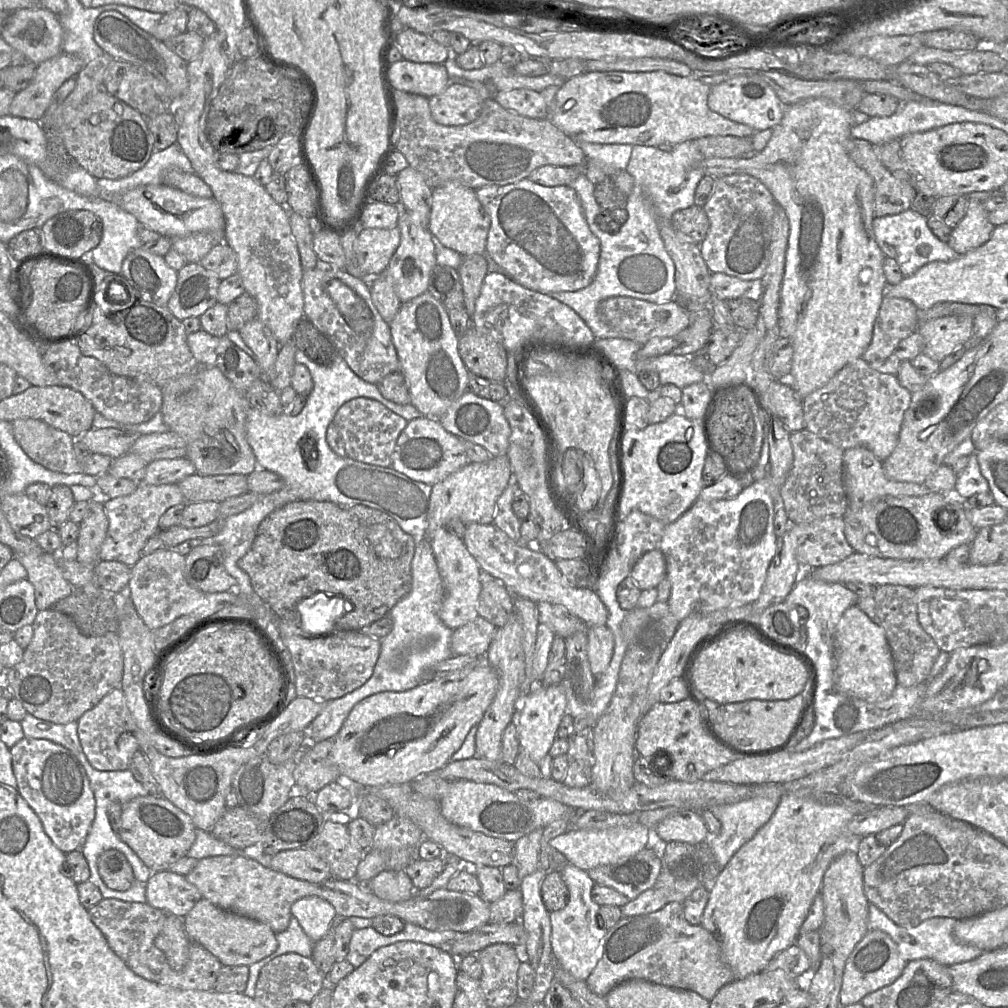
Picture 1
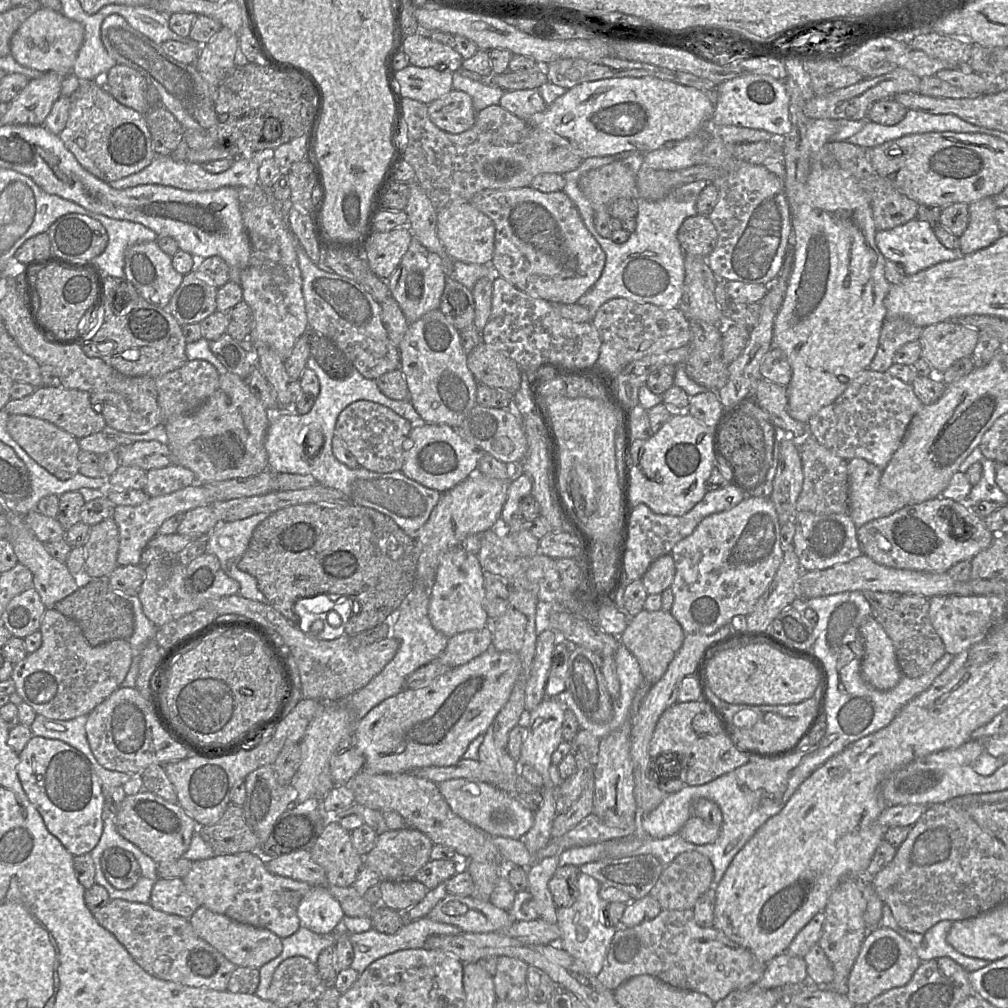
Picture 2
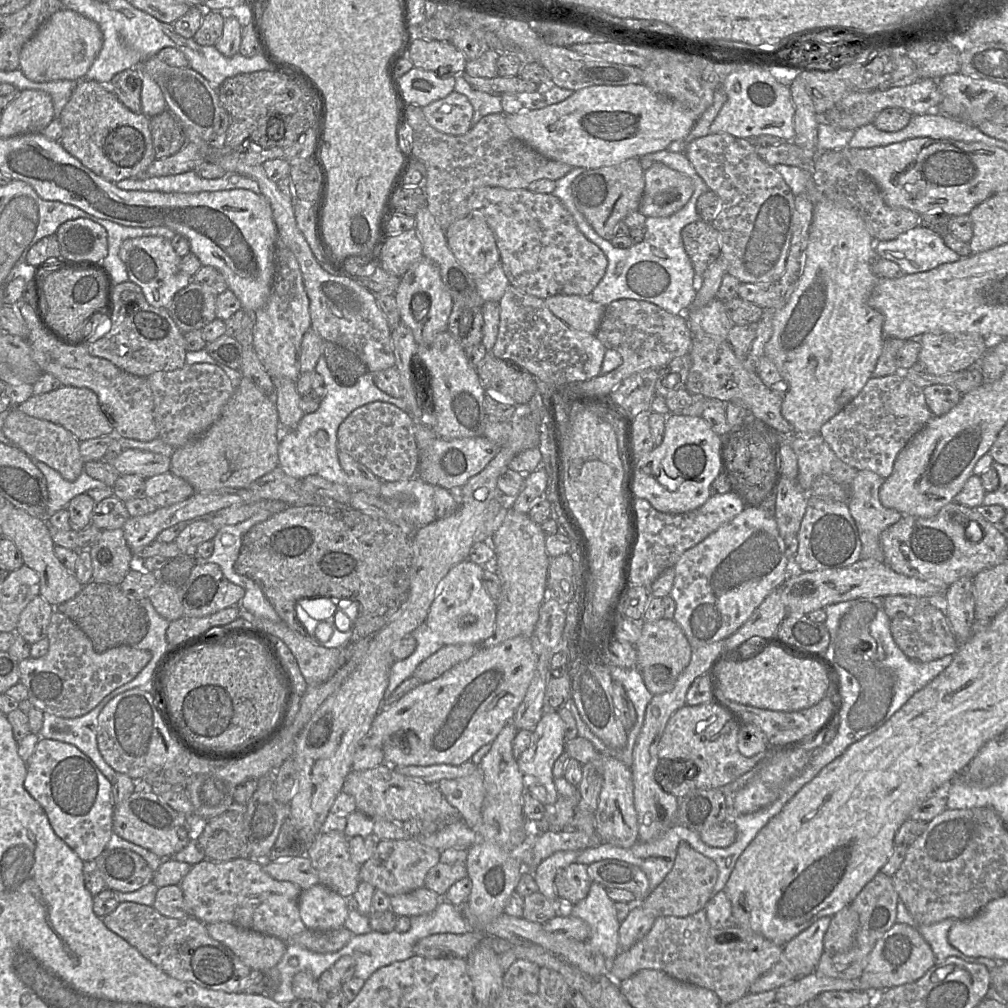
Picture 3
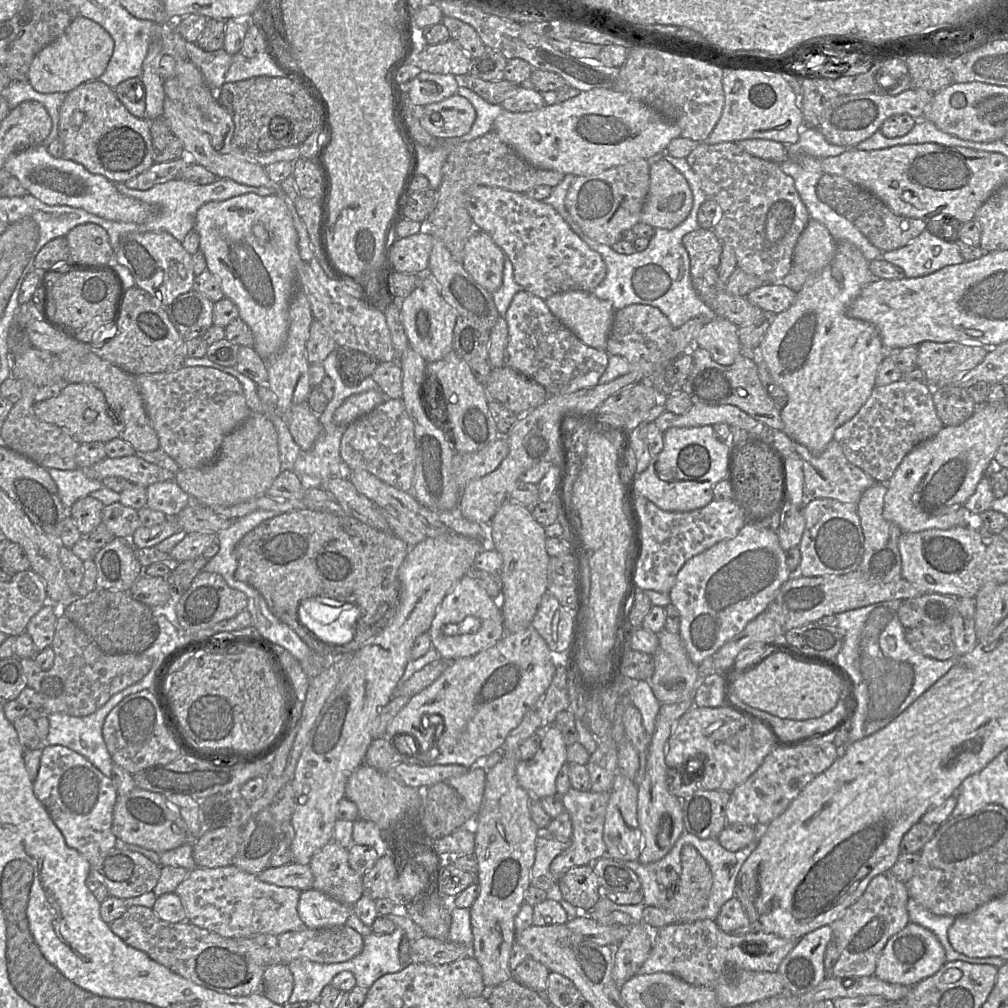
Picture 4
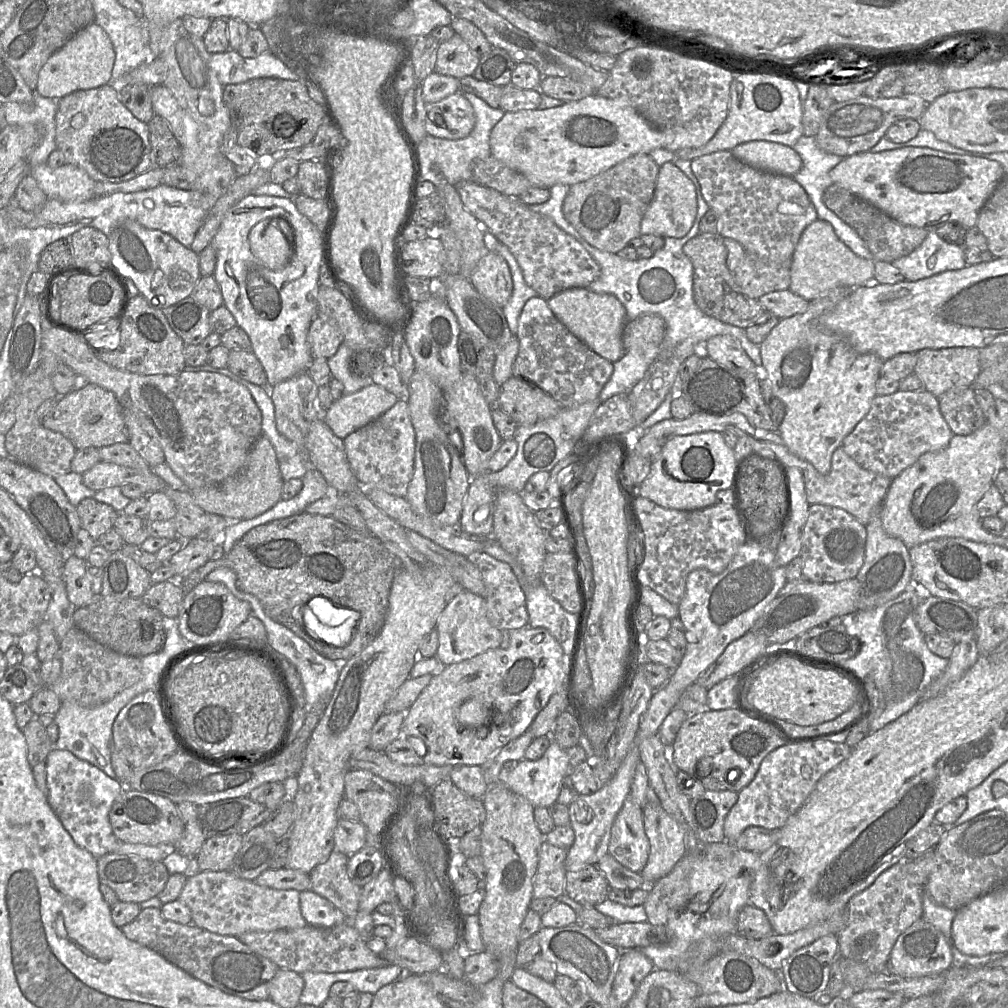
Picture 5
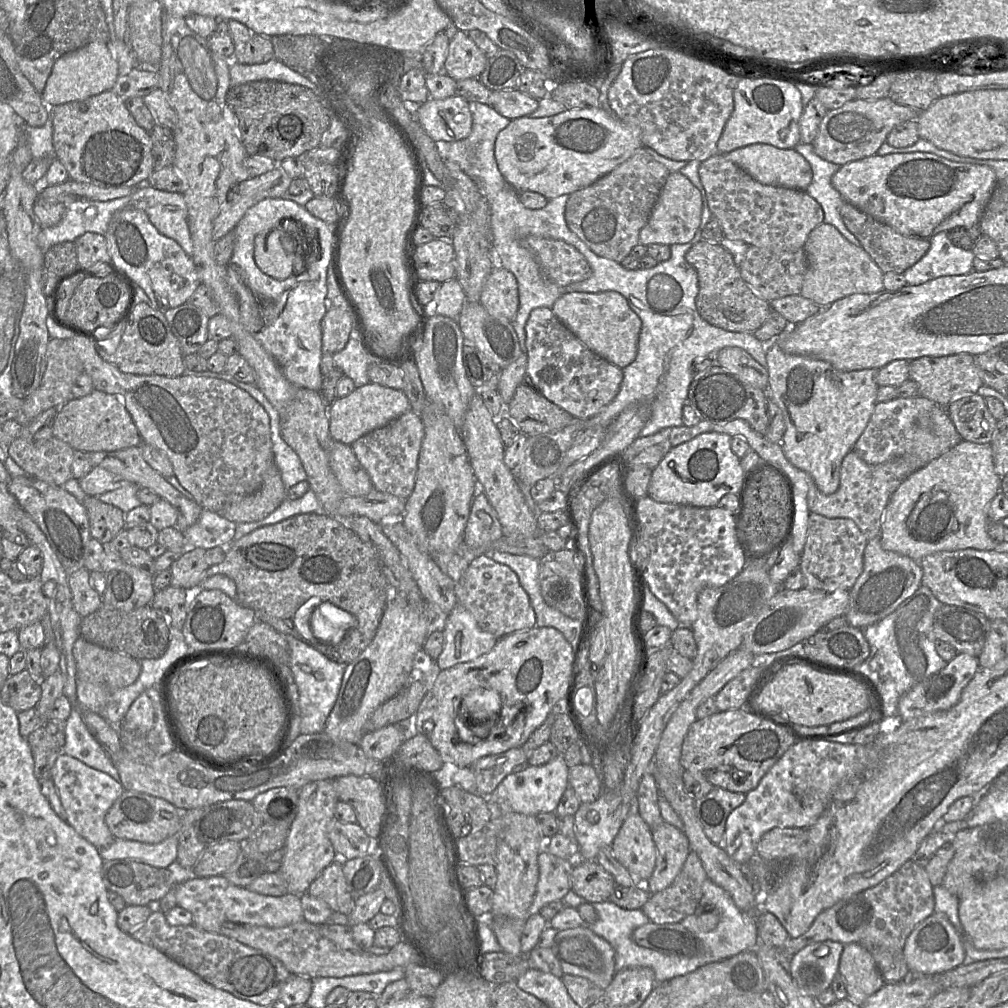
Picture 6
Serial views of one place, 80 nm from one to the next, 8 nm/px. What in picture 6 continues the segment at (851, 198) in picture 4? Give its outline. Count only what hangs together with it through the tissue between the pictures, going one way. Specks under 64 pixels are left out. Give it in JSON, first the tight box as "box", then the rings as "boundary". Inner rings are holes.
{"box":[840,201,930,274],"boundary":[[[847,201],[842,204],[840,215],[848,230],[856,236],[861,243],[861,247],[870,255],[883,273],[895,272],[904,274],[908,268],[917,263],[929,250],[930,240],[904,236]]]}

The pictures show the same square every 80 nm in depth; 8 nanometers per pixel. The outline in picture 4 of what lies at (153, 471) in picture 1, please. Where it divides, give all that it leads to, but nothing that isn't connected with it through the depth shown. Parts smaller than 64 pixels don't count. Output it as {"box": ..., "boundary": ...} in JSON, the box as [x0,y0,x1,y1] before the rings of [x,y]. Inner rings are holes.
{"box":[146,480,192,516],"boundary":[[[175,480],[154,483],[146,488],[147,507],[166,516],[177,516],[192,498]]]}

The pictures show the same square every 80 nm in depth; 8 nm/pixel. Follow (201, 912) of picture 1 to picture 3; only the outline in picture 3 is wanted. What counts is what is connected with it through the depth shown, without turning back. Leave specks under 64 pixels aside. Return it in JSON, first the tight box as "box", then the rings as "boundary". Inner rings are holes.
{"box":[207,923,286,972],"boundary":[[[232,923],[207,924],[208,934],[230,949],[253,970],[267,972],[276,966],[286,950],[286,943],[275,937],[240,928]]]}

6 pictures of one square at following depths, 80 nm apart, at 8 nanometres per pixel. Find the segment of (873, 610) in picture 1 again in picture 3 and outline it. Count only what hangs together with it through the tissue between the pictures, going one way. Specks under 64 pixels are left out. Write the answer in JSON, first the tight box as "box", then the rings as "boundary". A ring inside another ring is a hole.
{"box":[890,600,960,663],"boundary":[[[927,600],[906,613],[890,620],[892,637],[901,651],[911,660],[927,663],[946,655],[954,655],[960,644],[955,638],[945,614]]]}

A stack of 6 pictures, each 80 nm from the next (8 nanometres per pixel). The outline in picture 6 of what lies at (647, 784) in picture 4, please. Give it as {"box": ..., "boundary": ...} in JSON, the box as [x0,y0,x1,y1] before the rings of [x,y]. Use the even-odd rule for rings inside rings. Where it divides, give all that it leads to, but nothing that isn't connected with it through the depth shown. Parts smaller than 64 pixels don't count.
{"box":[644,822,691,894],"boundary":[[[666,822],[652,828],[651,835],[656,848],[656,862],[644,886],[650,894],[655,894],[673,883],[691,851],[683,832]]]}

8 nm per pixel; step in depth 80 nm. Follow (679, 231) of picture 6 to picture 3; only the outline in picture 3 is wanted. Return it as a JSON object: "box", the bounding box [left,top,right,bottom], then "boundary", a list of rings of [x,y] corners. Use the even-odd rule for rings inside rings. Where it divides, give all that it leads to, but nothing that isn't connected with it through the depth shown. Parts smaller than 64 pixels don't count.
{"box":[638,163,693,217],"boundary":[[[662,163],[644,171],[645,186],[638,211],[647,217],[669,217],[681,210],[693,194],[693,183],[686,175]]]}

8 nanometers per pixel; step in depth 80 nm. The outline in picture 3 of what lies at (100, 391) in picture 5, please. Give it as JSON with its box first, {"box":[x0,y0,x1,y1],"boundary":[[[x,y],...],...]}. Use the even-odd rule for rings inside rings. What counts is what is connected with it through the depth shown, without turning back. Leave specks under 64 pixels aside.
{"box":[13,386,114,442],"boundary":[[[63,386],[45,394],[32,395],[29,399],[13,406],[23,413],[58,424],[71,432],[80,442],[114,433],[114,427],[99,404],[97,395],[88,388]]]}

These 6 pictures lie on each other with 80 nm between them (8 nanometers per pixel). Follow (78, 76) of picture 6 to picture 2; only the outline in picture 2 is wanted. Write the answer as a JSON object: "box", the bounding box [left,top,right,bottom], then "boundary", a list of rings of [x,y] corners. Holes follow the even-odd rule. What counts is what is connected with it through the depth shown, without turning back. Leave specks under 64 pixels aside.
{"box":[10,7,83,74],"boundary":[[[41,7],[20,25],[11,38],[10,54],[19,64],[42,73],[53,71],[70,74],[83,41],[82,24],[67,18],[61,12]]]}

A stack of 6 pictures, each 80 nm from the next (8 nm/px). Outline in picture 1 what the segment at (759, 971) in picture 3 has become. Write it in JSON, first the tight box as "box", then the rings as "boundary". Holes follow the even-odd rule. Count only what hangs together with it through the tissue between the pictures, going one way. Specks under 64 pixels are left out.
{"box":[585,902,736,1001],"boundary":[[[669,902],[660,910],[652,912],[652,913],[641,914],[641,915],[630,916],[630,917],[623,916],[613,927],[608,929],[607,934],[602,939],[600,958],[598,960],[596,967],[592,971],[592,973],[585,979],[585,982],[588,988],[594,994],[604,997],[617,985],[632,979],[643,979],[643,980],[647,980],[656,984],[668,986],[671,988],[691,990],[700,994],[701,996],[703,996],[709,1001],[713,999],[713,997],[717,994],[717,992],[722,987],[736,980],[732,970],[722,959],[720,945],[717,939],[701,925],[690,924],[684,916],[683,905],[678,902]]]}

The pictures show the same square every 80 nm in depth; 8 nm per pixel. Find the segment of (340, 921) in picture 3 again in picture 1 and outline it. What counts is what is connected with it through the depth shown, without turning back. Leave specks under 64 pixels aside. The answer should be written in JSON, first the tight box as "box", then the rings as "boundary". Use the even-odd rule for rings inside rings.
{"box":[291,896,338,944],"boundary":[[[316,896],[297,900],[291,906],[291,914],[314,944],[327,934],[338,917],[329,902]]]}

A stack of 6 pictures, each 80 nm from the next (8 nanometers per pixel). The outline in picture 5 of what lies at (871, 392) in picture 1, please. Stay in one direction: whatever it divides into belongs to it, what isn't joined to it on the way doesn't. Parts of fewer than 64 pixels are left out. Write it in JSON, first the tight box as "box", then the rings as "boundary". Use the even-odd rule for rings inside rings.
{"box":[842,389,954,479],"boundary":[[[925,389],[876,395],[869,412],[843,439],[842,448],[861,467],[891,479],[926,452],[944,449],[954,433],[945,421],[938,398]]]}

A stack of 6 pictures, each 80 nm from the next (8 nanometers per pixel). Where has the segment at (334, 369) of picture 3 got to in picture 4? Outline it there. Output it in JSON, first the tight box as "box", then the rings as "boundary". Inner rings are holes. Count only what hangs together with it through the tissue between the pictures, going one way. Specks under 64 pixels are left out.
{"box":[335,346,379,385],"boundary":[[[337,346],[335,352],[339,373],[347,385],[360,383],[364,378],[371,376],[379,365],[375,358],[345,347]]]}

